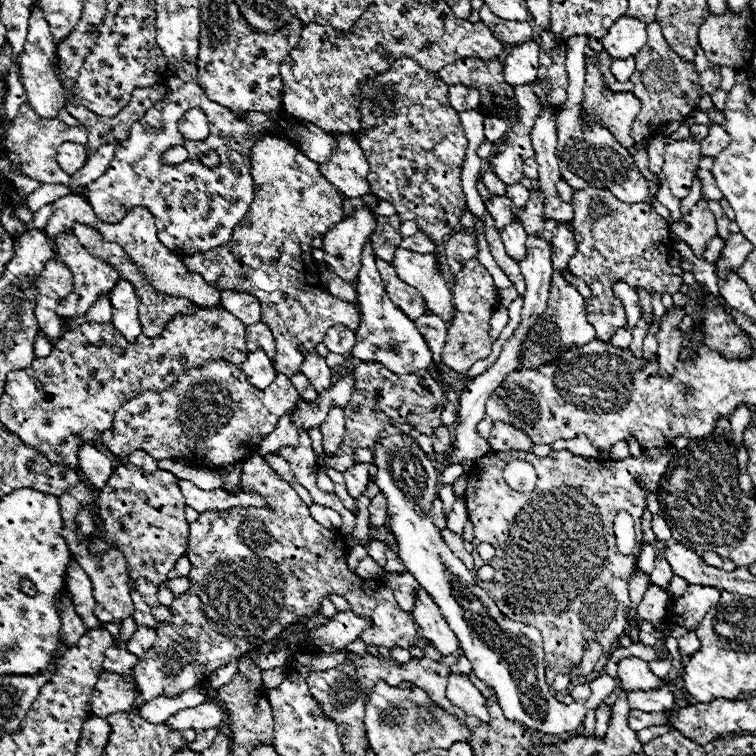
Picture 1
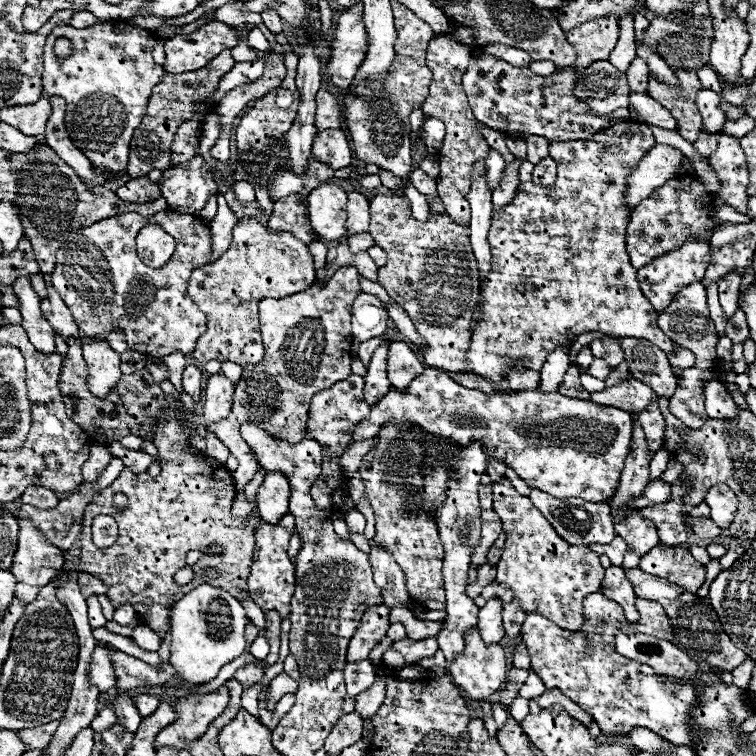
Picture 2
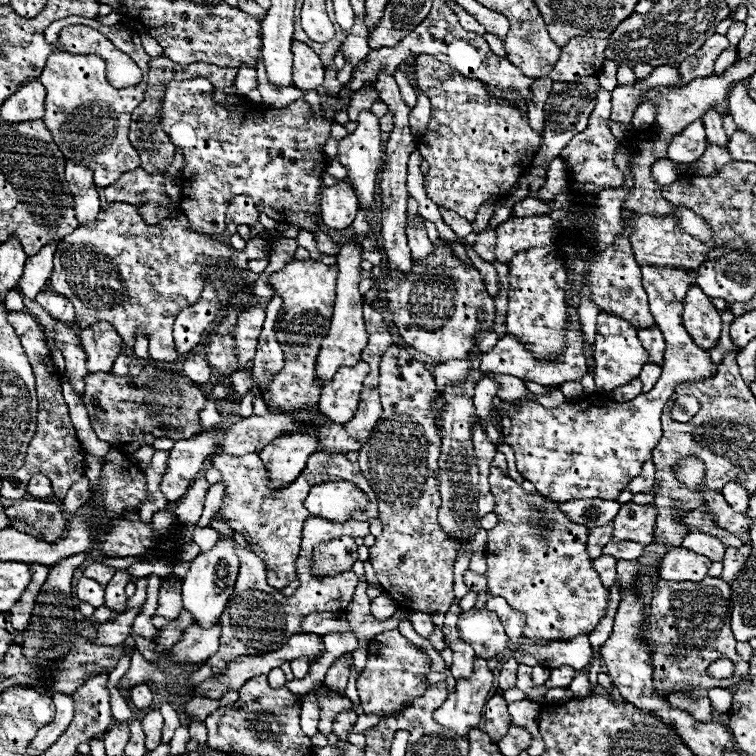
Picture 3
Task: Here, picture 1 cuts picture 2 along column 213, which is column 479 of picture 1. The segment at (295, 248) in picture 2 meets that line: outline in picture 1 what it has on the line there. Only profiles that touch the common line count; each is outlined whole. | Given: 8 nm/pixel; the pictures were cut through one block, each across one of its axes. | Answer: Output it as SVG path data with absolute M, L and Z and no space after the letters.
M468 260L464 264L464 268L460 270L460 274L454 276L454 284L452 284L452 300L456 306L456 314L452 318L452 322L446 324L448 330L448 340L442 352L442 362L444 366L448 366L454 372L466 372L474 362L488 358L490 350L492 350L492 342L488 336L488 322L492 316L492 310L496 308L496 286L492 276L488 274L488 270L478 264L478 260Z

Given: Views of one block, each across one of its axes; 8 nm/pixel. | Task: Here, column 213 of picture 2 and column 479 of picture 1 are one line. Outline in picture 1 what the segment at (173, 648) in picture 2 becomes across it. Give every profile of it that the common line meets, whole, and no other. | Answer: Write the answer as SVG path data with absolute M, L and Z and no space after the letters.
M408 436L382 438L382 442L374 446L374 454L374 464L378 466L376 484L388 498L388 526L398 540L398 556L406 570L438 604L444 620L456 634L464 656L472 662L472 672L494 692L508 720L544 734L574 732L582 724L586 710L596 710L604 696L614 690L614 678L600 674L592 682L592 696L586 702L572 702L570 706L558 702L546 684L540 630L506 618L498 610L496 602L492 602L474 582L470 570L442 542L440 530L434 528L432 520L426 516L438 490L438 476L430 458Z

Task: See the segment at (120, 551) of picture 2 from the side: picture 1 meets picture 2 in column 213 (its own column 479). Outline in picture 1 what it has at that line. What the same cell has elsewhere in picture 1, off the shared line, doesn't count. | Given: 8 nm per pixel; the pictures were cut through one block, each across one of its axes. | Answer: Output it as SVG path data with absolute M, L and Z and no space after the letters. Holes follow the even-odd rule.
M650 448L644 450L640 456L630 456L624 460L586 460L578 458L568 450L550 452L548 456L540 458L528 452L520 450L506 450L506 452L490 452L484 458L478 458L470 472L468 472L468 484L466 484L466 508L468 518L474 526L474 570L472 576L476 578L476 572L480 566L490 564L494 568L494 580L482 582L484 590L488 590L488 596L496 602L500 611L512 620L536 626L544 640L544 652L546 652L546 678L548 686L552 686L556 674L566 674L568 668L580 662L582 650L586 644L586 638L596 638L602 646L604 654L612 652L612 644L618 634L624 632L626 616L630 610L630 594L628 594L628 582L626 574L634 570L634 564L638 560L640 542L634 550L634 554L624 556L618 552L612 522L614 516L620 510L630 512L634 518L636 534L640 534L642 526L642 514L646 508L646 490L656 494L660 480L672 460L672 454L668 450ZM512 460L526 460L536 468L536 488L532 492L516 492L512 490L502 472L508 462ZM640 474L646 482L646 490L634 484L634 476ZM480 542L488 542L494 546L496 556L492 560L482 560L476 552Z

